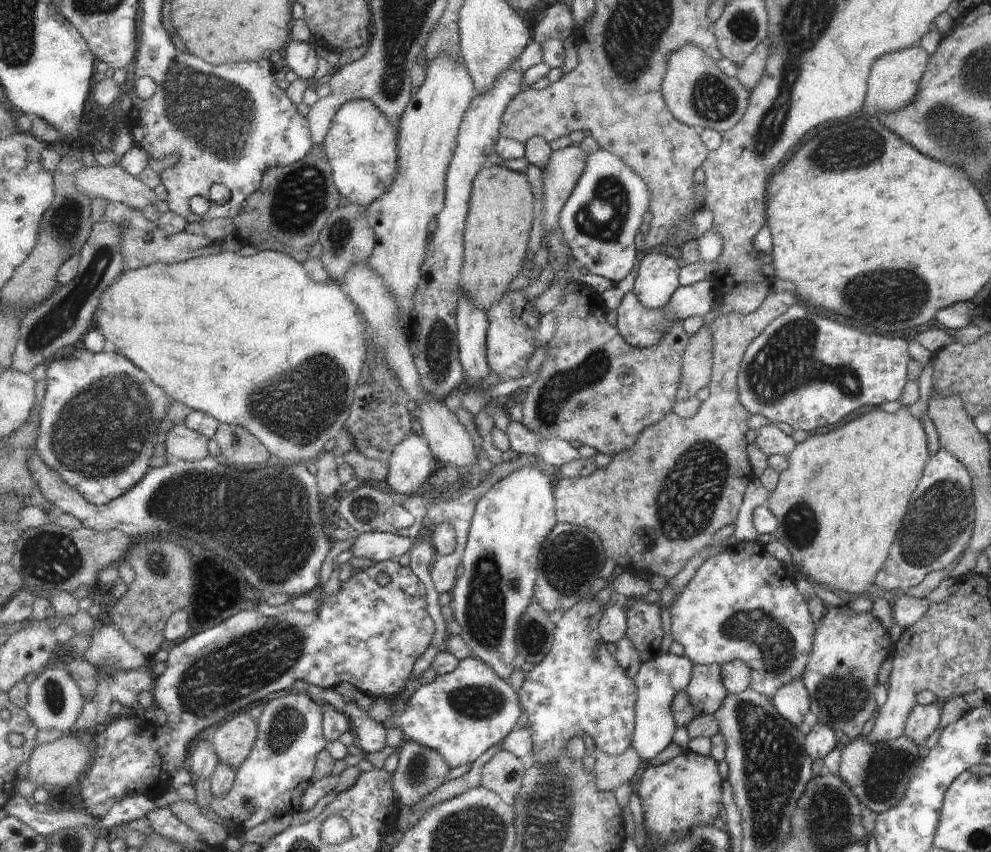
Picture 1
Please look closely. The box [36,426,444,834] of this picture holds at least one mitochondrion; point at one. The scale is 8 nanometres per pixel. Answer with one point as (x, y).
(183, 497)

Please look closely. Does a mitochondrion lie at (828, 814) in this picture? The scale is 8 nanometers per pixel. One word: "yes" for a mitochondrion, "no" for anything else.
yes

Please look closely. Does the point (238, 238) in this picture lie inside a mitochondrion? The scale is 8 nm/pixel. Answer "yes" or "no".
no

